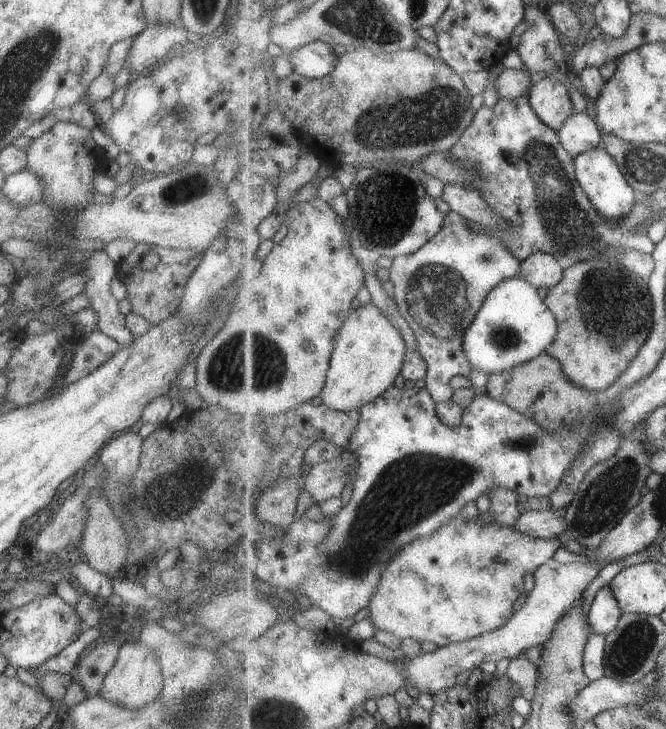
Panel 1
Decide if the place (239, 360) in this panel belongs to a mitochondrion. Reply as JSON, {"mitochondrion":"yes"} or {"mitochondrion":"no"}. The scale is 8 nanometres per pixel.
{"mitochondrion":"yes"}

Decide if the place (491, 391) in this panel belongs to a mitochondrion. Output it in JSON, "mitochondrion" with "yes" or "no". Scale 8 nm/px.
{"mitochondrion":"no"}

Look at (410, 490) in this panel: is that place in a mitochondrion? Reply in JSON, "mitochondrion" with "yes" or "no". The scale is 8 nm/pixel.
{"mitochondrion":"yes"}

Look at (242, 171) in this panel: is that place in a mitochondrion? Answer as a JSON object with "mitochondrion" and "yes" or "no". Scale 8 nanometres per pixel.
{"mitochondrion":"no"}

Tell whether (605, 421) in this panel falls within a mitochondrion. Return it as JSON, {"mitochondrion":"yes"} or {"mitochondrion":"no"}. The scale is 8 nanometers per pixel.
{"mitochondrion":"no"}

